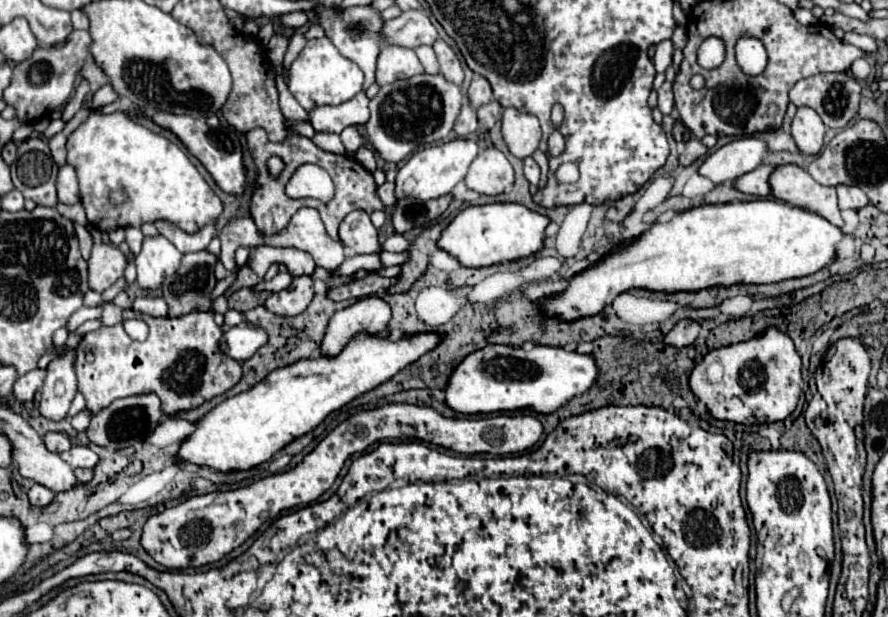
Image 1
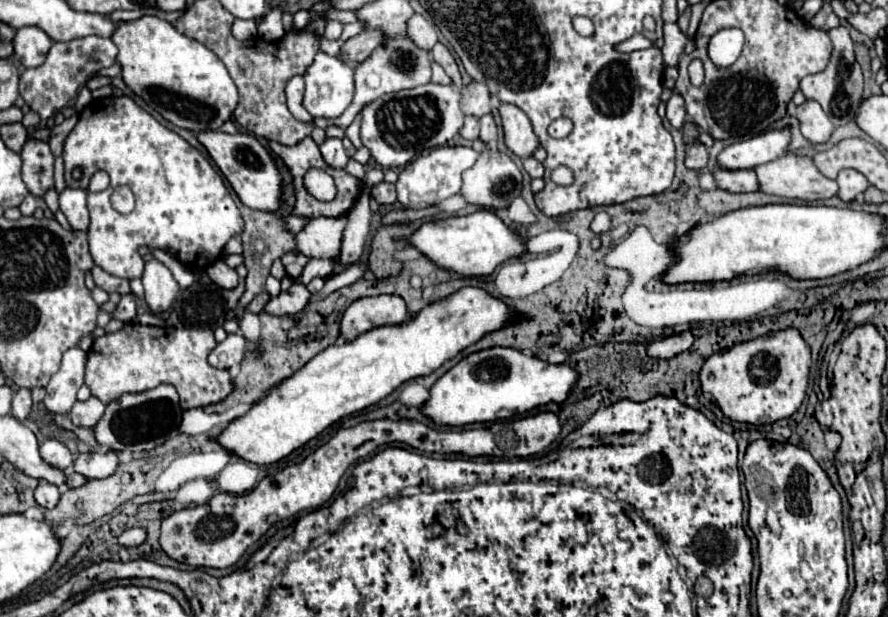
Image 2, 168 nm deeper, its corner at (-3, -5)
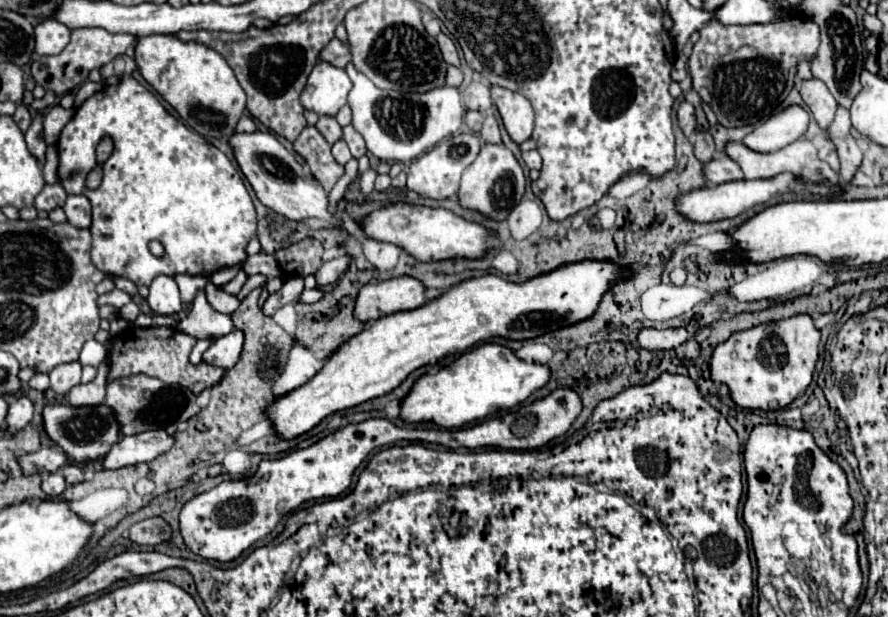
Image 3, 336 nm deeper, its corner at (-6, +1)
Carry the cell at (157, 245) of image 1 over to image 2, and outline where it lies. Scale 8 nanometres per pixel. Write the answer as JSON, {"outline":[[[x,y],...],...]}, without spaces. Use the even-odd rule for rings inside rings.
{"outline":[[[151,259],[145,265],[145,273],[143,273],[141,281],[145,287],[145,301],[147,301],[149,309],[153,313],[165,313],[171,307],[171,303],[179,291],[177,281],[173,279],[171,271],[157,259]]]}

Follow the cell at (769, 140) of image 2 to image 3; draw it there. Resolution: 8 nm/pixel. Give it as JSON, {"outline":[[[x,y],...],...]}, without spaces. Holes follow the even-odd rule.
{"outline":[[[792,105],[770,119],[762,119],[755,127],[740,143],[756,153],[774,153],[806,133],[808,113]]]}

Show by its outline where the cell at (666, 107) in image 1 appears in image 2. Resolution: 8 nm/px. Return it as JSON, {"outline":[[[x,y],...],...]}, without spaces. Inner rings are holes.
{"outline":[[[673,93],[673,97],[669,99],[667,103],[667,119],[669,123],[675,127],[675,129],[681,129],[685,119],[687,119],[687,113],[685,113],[685,101],[679,93]]]}

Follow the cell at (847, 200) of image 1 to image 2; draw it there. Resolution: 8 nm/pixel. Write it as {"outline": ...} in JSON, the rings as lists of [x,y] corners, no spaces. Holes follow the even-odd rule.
{"outline":[[[845,169],[837,175],[837,183],[839,183],[839,199],[843,201],[853,201],[859,193],[863,193],[869,183],[865,179],[865,175],[861,175],[859,171],[853,171],[853,169]]]}

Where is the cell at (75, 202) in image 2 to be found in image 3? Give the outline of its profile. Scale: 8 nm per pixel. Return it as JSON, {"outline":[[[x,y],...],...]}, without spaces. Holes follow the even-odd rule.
{"outline":[[[68,195],[64,203],[64,213],[68,221],[76,227],[90,227],[90,201],[84,195]]]}

